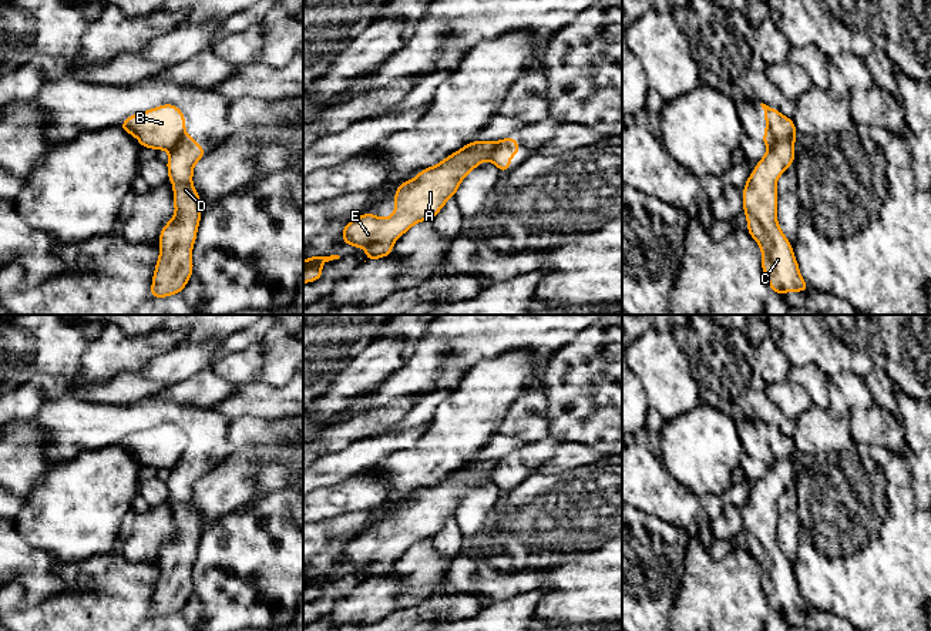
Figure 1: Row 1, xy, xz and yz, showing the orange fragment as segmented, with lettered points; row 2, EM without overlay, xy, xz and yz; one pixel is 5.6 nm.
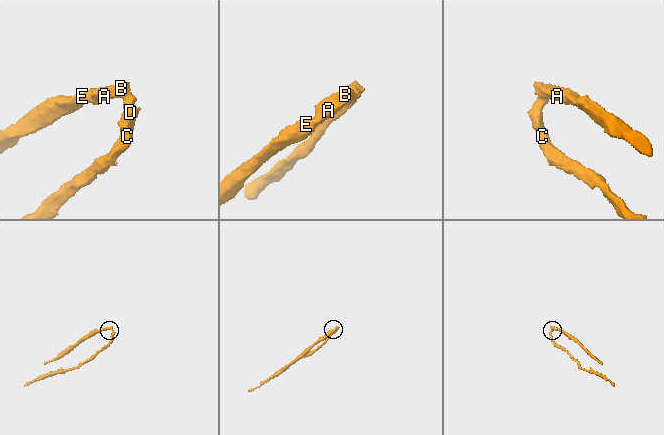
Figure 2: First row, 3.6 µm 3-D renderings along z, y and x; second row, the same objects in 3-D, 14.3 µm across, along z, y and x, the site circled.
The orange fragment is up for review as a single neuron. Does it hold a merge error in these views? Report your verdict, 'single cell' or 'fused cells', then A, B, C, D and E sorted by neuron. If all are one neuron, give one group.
fused cells; A B E / C D

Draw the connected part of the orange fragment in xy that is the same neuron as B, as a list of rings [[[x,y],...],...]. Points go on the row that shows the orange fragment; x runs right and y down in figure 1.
[[[174,104],[130,115],[120,128],[132,134],[142,148],[174,150],[185,132],[185,117]]]

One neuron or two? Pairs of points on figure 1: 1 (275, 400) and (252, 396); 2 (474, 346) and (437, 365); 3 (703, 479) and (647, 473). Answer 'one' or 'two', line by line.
1: one
2: one
3: two

